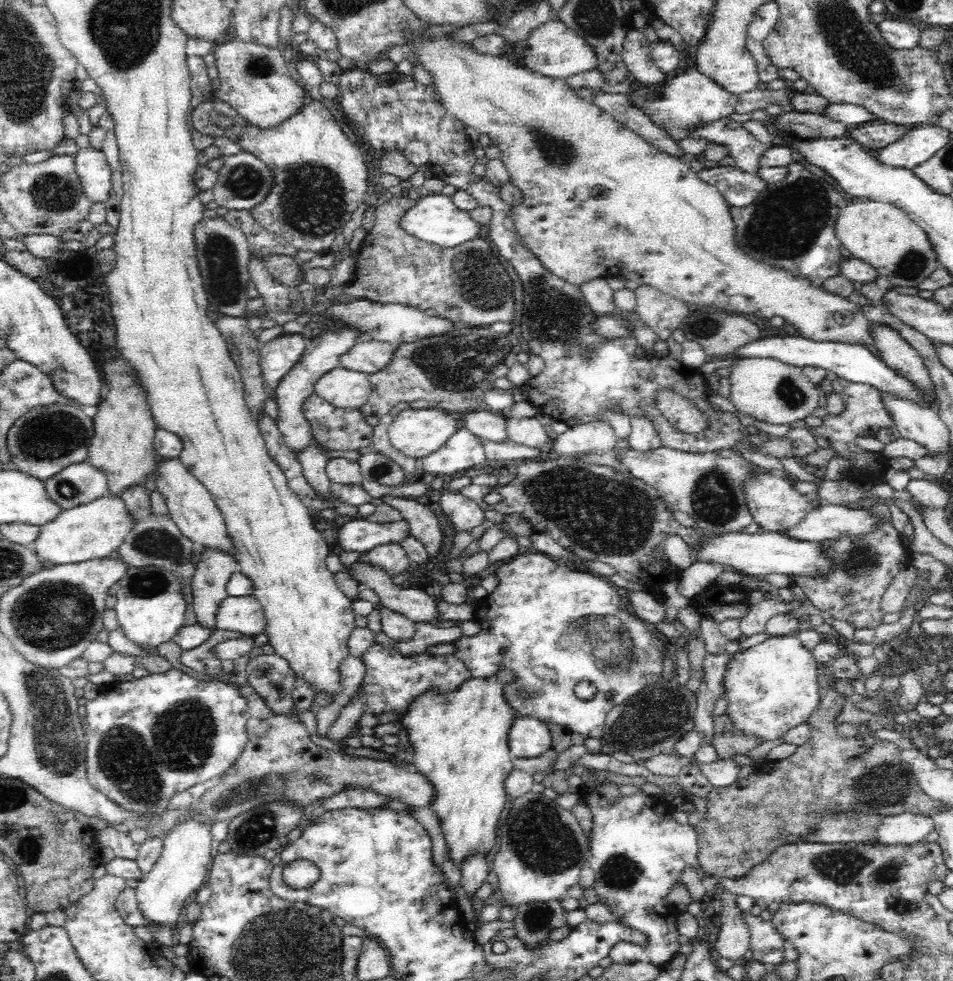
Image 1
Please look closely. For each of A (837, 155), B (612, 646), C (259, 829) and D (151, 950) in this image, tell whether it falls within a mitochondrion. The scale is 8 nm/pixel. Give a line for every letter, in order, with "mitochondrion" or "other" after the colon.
A: other
B: mitochondrion
C: mitochondrion
D: other

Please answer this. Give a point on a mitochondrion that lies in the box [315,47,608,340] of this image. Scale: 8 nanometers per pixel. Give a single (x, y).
(480, 281)

